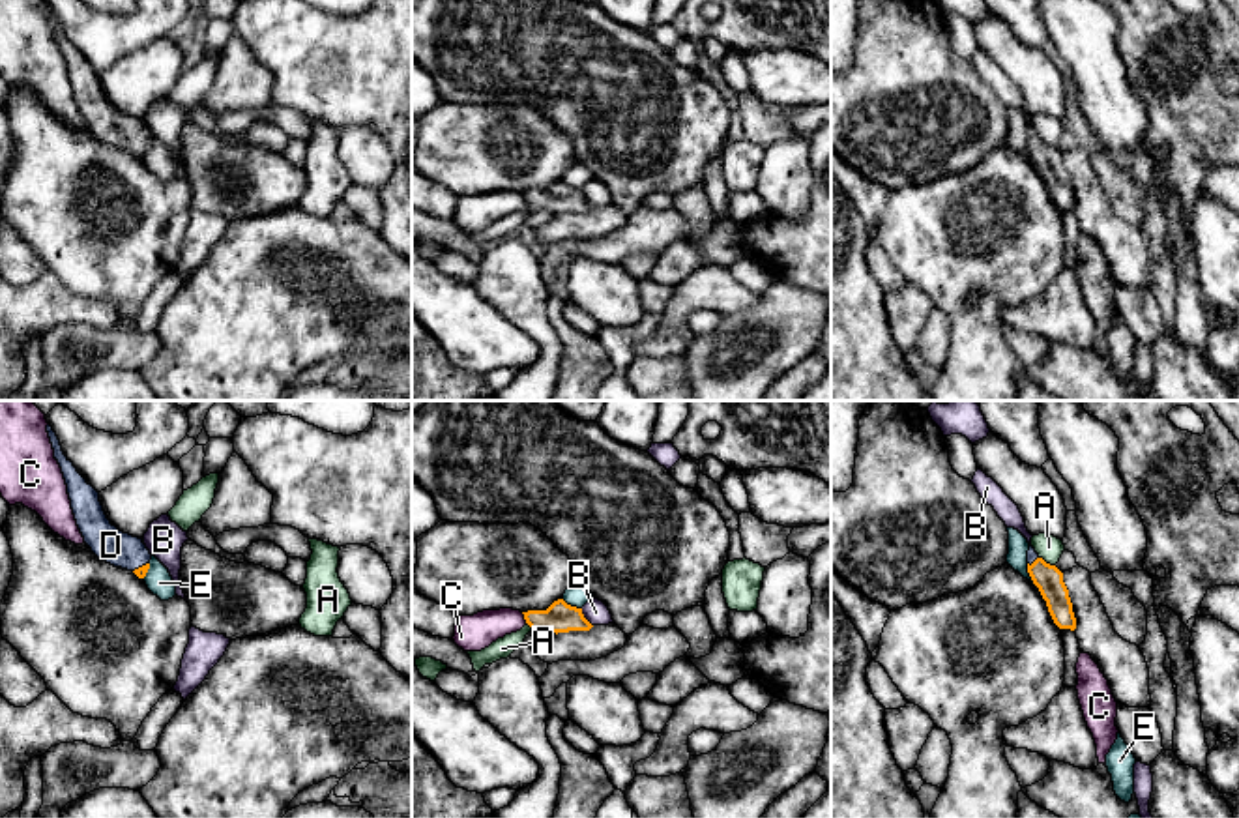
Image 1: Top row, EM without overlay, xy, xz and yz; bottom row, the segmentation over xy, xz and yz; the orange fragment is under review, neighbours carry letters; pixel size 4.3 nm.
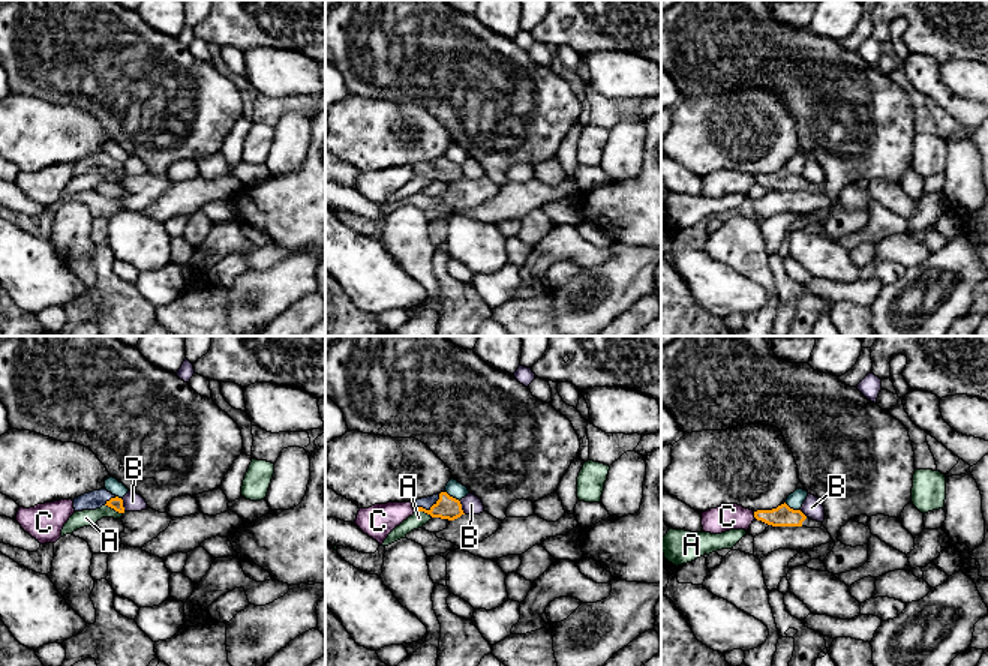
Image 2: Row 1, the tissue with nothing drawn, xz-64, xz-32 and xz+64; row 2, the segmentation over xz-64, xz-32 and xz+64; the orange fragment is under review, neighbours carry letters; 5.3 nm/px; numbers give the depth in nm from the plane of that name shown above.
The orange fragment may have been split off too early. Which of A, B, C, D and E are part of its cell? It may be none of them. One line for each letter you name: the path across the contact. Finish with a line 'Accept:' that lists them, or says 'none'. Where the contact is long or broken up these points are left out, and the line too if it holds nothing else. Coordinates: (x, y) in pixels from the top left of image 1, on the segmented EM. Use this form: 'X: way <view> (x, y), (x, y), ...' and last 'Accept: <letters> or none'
D: way xy (141, 571), (143, 566), (130, 553), (111, 545)
Accept: D

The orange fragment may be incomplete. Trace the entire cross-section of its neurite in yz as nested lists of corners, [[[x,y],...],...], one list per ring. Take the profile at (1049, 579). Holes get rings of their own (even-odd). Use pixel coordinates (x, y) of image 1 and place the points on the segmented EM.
[[[1031,545],[1028,550],[1028,573],[1046,601],[1054,623],[1059,629],[1074,631],[1076,618],[1072,612],[1069,590],[1063,582],[1063,573],[1056,565],[1046,563]]]

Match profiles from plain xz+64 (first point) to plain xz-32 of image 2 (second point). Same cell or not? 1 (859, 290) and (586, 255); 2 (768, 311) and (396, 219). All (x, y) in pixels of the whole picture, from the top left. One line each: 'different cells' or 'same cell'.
1: same cell
2: same cell

